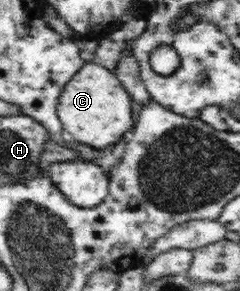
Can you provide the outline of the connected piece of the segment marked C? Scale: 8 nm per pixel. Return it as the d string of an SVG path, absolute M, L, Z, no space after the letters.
M100 61L86 64L64 84L56 104L57 115L60 116L64 128L78 140L98 150L113 146L132 128L132 110L130 96L122 88L121 80L114 72L106 68Z

